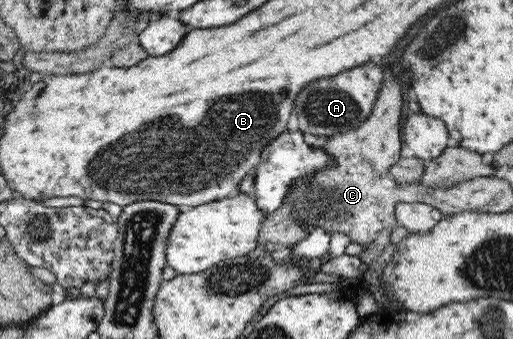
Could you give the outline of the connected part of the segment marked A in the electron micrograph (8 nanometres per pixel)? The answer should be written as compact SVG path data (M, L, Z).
M370 60L362 66L343 70L331 77L316 79L303 86L293 102L293 112L298 120L299 130L313 135L345 133L360 126L374 106L382 86L384 70L378 60Z

